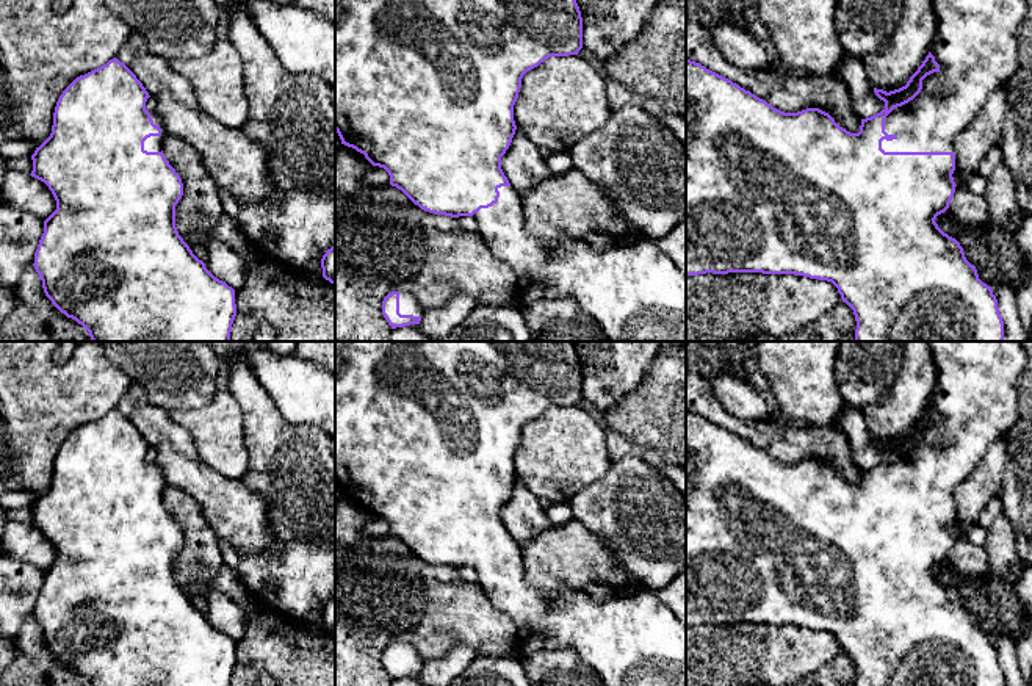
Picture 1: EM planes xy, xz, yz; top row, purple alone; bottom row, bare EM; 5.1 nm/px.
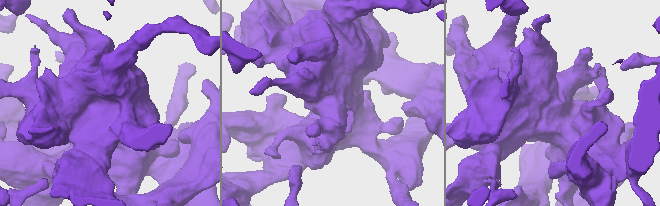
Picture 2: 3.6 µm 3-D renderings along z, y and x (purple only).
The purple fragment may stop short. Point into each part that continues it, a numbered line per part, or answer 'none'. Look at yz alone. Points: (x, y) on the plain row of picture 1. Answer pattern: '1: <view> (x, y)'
1: yz (976, 395)

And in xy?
1: xy (154, 494)

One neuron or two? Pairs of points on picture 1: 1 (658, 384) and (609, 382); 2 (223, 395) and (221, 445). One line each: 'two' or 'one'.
1: two
2: one

